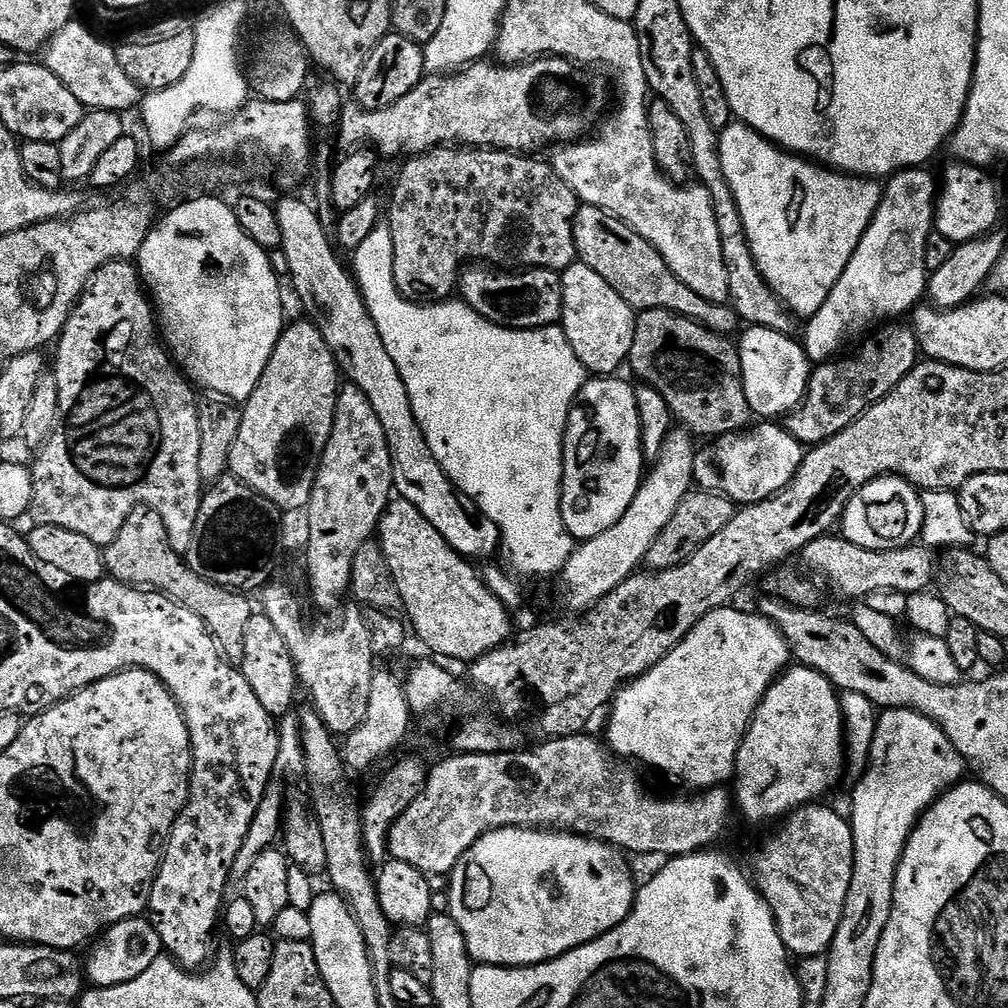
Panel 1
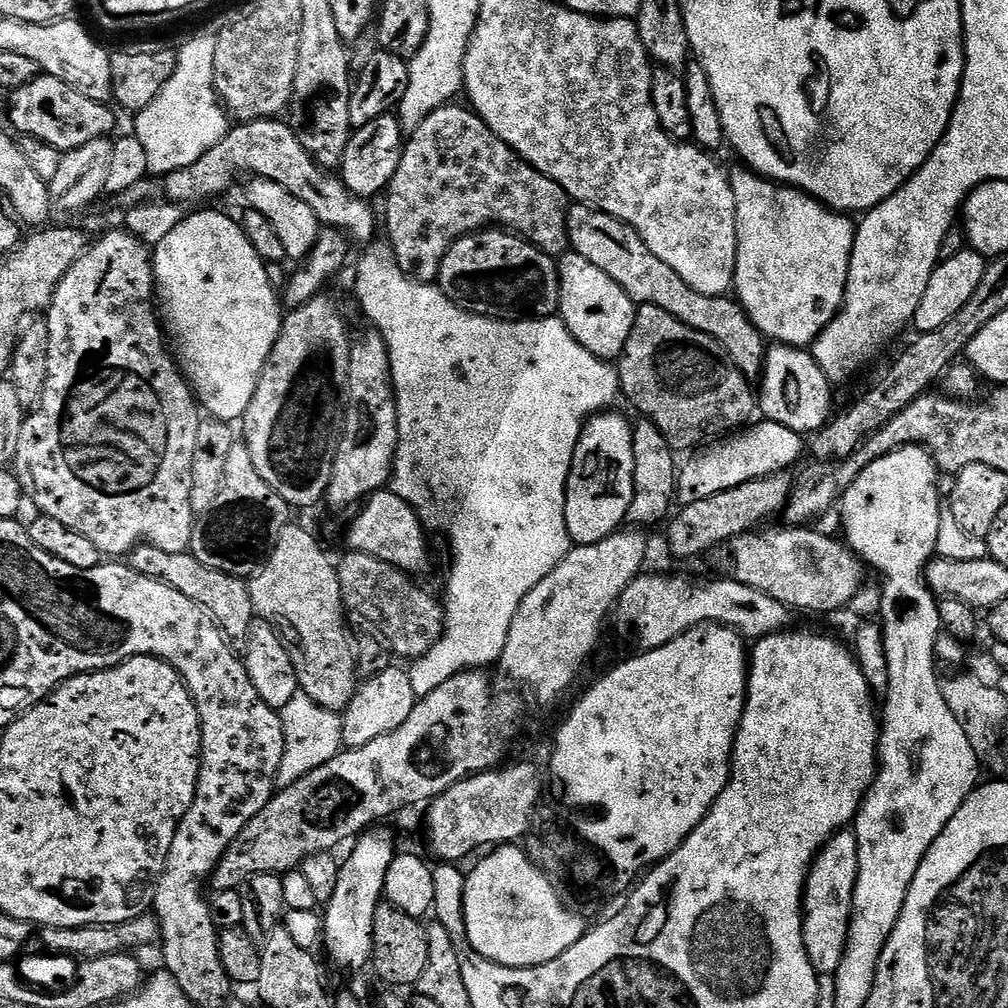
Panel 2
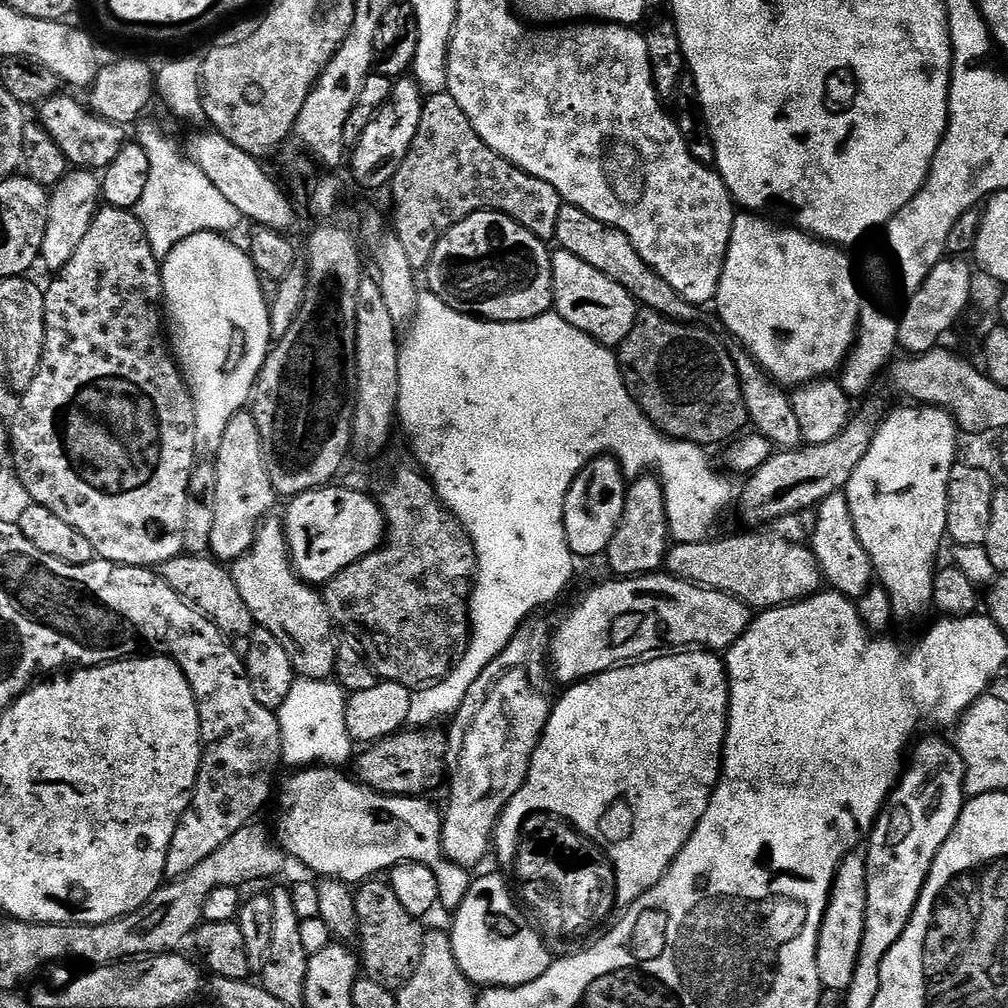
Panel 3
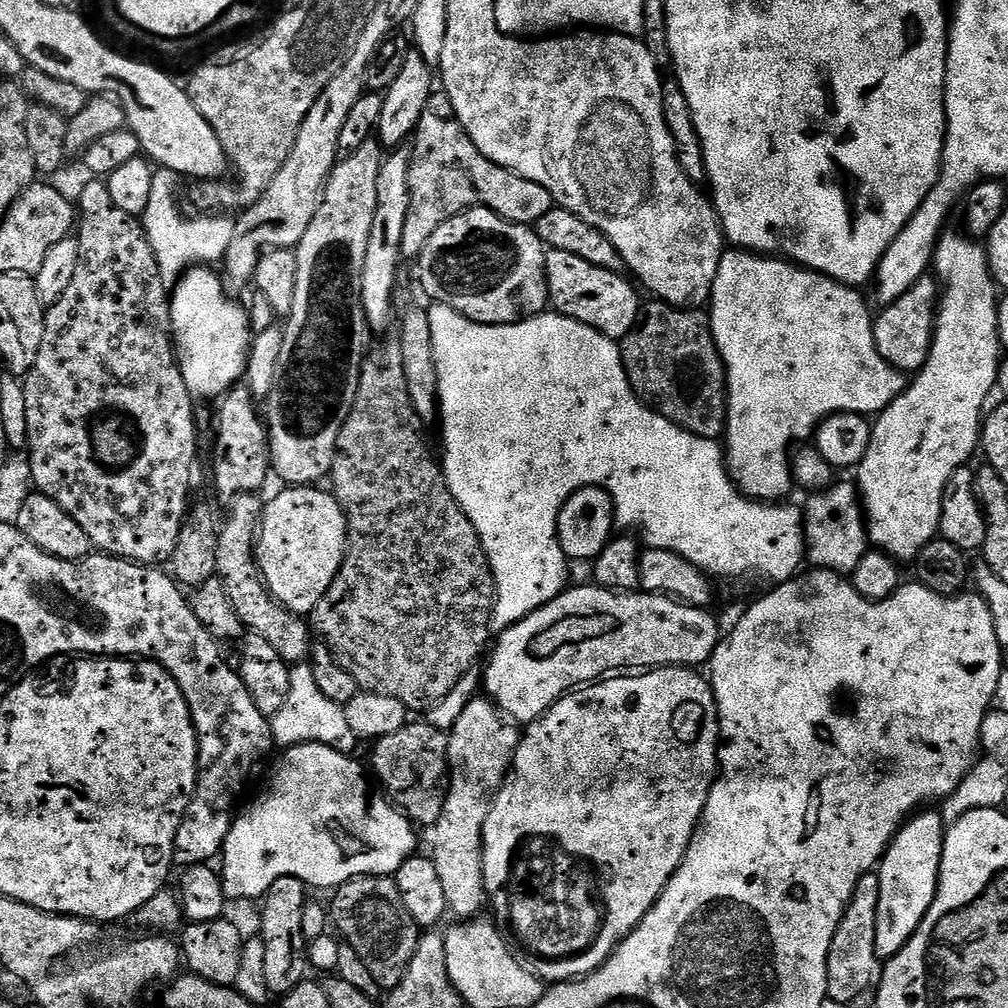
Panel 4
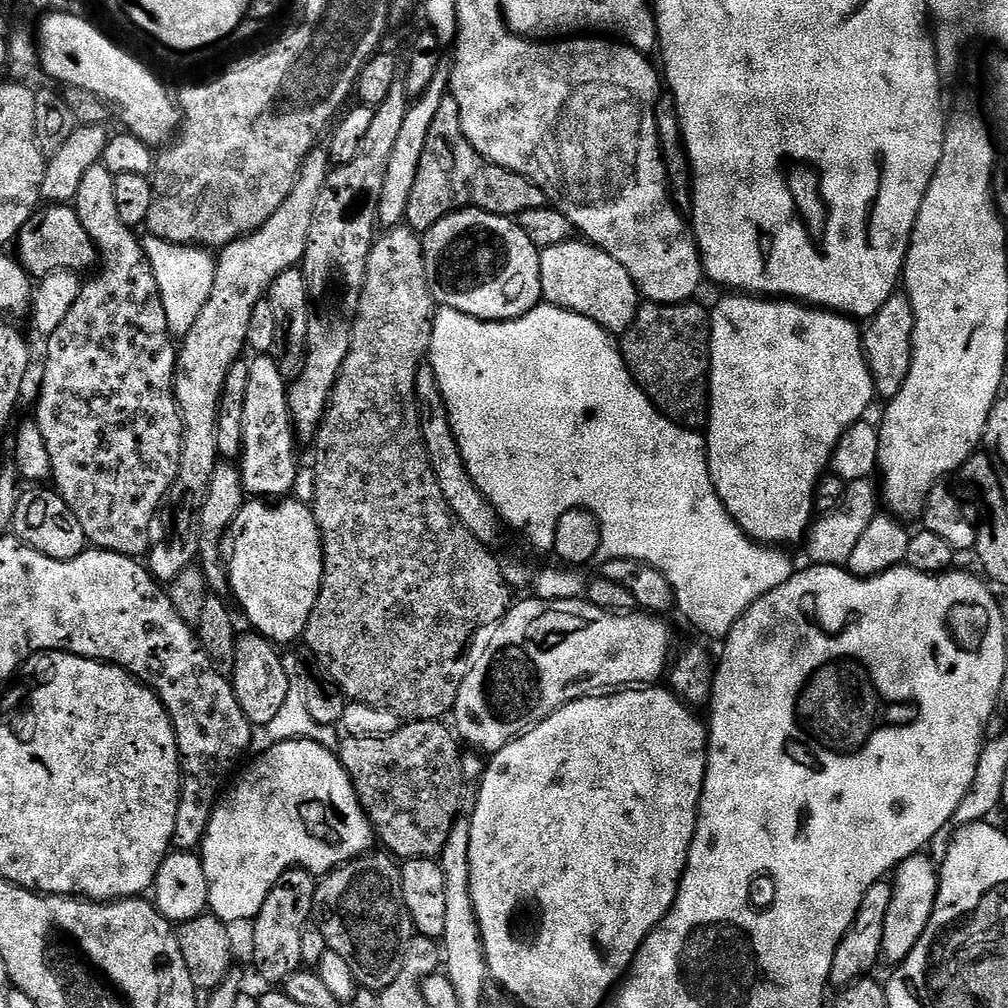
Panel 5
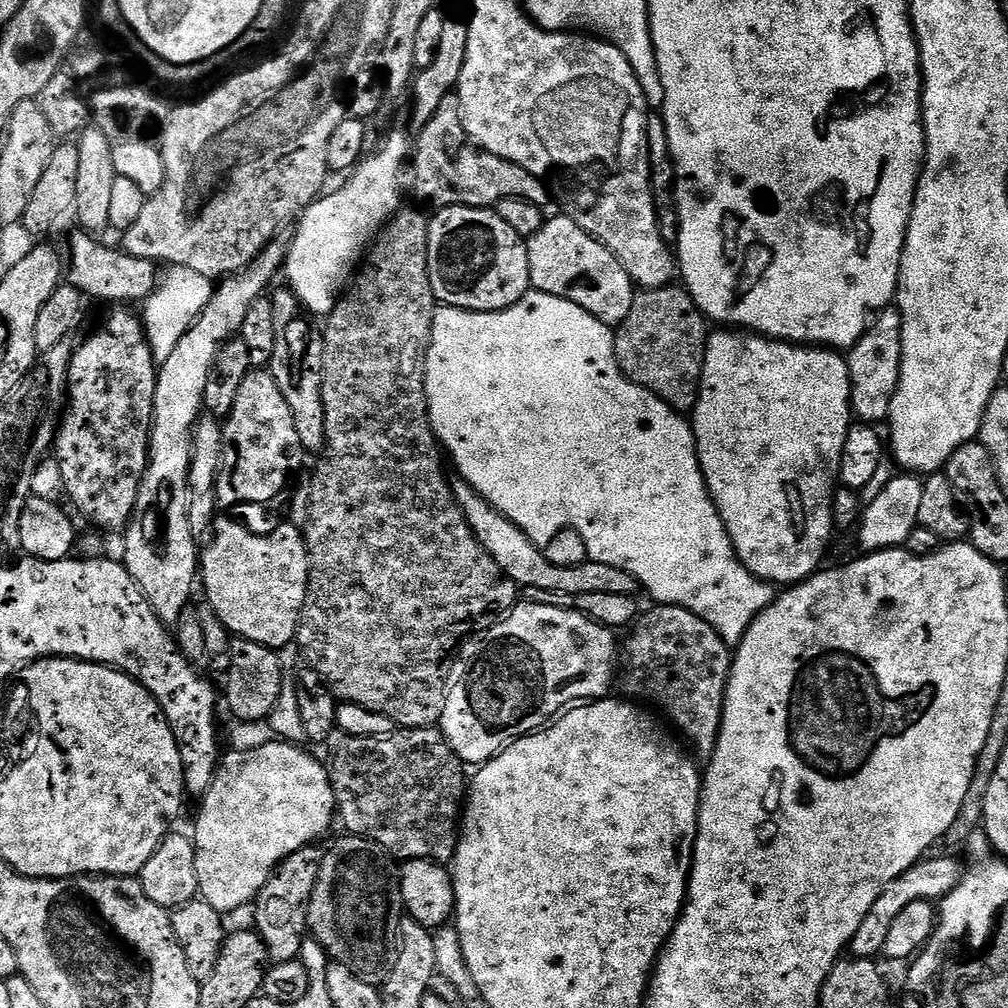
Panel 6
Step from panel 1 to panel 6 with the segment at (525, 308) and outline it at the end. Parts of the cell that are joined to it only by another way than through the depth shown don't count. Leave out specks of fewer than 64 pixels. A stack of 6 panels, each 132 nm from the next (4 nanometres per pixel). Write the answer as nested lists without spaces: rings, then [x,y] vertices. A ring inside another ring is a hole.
[[[466,206],[439,209],[428,221],[428,235],[428,273],[430,274],[430,286],[434,290],[436,299],[441,305],[449,308],[465,308],[467,312],[501,312],[517,304],[532,288],[530,258],[528,257],[528,246],[525,237],[514,234],[514,229],[506,226],[506,222],[502,222],[502,218],[495,210],[467,208]]]

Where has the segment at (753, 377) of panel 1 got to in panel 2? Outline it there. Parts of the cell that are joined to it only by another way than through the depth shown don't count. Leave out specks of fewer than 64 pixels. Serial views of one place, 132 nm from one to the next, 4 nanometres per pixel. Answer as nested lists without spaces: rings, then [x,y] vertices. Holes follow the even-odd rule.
[[[778,343],[765,351],[764,370],[758,381],[758,408],[763,419],[773,420],[801,434],[815,434],[833,415],[832,391],[833,385],[826,374],[822,374],[811,351]]]

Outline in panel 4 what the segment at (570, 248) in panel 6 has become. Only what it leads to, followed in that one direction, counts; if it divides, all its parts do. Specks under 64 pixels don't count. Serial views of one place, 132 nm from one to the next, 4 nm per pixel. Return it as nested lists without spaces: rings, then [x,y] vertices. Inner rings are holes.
[[[549,251],[546,255],[546,274],[551,307],[561,316],[568,316],[598,330],[606,338],[617,342],[623,340],[640,319],[642,300],[632,289],[633,281],[623,280],[625,277],[619,272],[594,266],[582,258],[574,258],[574,254]]]

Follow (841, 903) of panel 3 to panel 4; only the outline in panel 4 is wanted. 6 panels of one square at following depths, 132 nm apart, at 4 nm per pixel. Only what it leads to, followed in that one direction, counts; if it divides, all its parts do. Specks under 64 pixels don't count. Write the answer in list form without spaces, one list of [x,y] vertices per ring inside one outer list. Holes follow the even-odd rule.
[[[869,874],[862,877],[829,944],[827,999],[838,1002],[842,1006],[854,1003],[867,990],[868,983],[871,980],[873,983],[874,973],[877,971],[878,957],[876,955],[874,926],[878,916],[879,889],[880,882],[875,875]]]

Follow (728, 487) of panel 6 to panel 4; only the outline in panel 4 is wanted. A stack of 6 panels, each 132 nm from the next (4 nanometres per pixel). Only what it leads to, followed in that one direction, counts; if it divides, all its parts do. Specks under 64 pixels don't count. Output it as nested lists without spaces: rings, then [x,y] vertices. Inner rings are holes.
[[[728,250],[725,251],[722,262],[718,262],[718,274],[714,278],[710,297],[710,319],[712,337],[718,346],[720,357],[728,374],[728,421],[724,423],[722,447],[732,483],[751,500],[780,502],[787,497],[784,495],[788,491],[793,491],[790,449],[797,442],[807,441],[827,416],[832,416],[836,412],[879,414],[891,406],[908,387],[909,377],[905,373],[891,368],[882,358],[882,354],[878,354],[878,346],[874,342],[872,333],[873,313],[868,313],[867,302],[856,292],[859,291],[853,285],[831,280],[830,277],[823,276],[820,272],[809,272],[807,268],[802,268],[799,264],[767,254],[757,254],[747,250]]]

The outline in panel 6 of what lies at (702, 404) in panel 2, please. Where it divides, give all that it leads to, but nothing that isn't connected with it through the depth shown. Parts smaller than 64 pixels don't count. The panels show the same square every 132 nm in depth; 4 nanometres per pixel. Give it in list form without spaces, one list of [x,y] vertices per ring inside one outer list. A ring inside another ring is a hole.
[[[669,286],[637,291],[632,298],[630,314],[615,329],[614,335],[616,361],[625,378],[640,388],[650,390],[650,394],[669,404],[675,412],[691,413],[700,393],[710,328],[687,288]]]

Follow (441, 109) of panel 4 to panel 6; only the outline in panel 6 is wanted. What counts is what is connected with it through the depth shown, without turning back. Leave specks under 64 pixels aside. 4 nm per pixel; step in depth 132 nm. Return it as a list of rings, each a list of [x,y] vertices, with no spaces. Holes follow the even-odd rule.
[[[455,94],[442,101],[434,118],[419,129],[417,136],[420,137],[414,140],[414,192],[416,188],[421,205],[429,204],[432,210],[454,206],[492,210],[506,198],[522,198],[544,208],[548,196],[550,200],[548,185],[530,174],[530,170],[522,170],[522,166],[490,154],[468,137],[460,117],[460,99]]]

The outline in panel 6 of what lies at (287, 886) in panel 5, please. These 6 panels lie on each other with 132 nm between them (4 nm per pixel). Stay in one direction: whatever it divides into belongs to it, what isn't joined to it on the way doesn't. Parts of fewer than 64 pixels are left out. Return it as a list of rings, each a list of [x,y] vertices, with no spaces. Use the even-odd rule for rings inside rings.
[[[307,846],[285,858],[277,865],[276,871],[262,886],[258,897],[254,900],[256,912],[254,928],[266,942],[268,959],[272,964],[290,962],[305,951],[304,936],[306,940],[308,907],[314,894],[314,886],[318,882],[318,870],[322,859],[321,849],[318,848]]]

